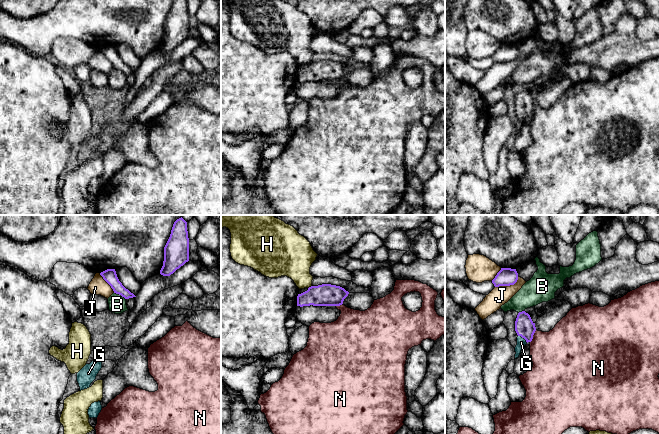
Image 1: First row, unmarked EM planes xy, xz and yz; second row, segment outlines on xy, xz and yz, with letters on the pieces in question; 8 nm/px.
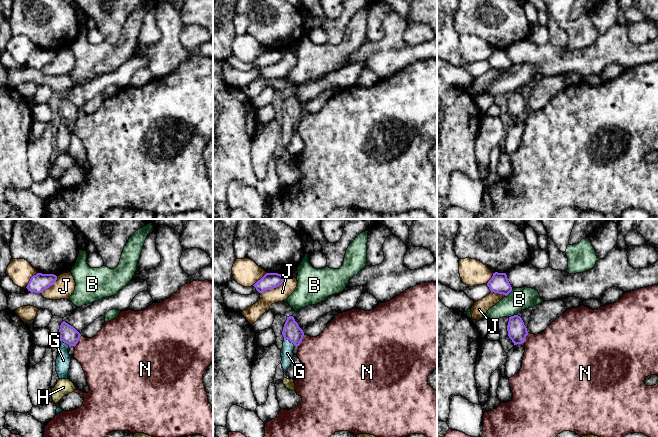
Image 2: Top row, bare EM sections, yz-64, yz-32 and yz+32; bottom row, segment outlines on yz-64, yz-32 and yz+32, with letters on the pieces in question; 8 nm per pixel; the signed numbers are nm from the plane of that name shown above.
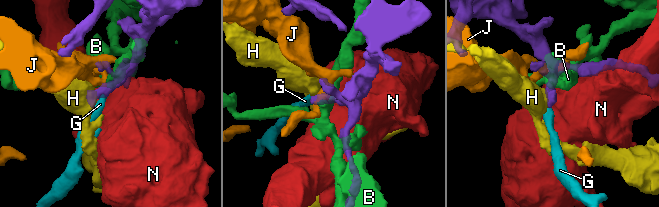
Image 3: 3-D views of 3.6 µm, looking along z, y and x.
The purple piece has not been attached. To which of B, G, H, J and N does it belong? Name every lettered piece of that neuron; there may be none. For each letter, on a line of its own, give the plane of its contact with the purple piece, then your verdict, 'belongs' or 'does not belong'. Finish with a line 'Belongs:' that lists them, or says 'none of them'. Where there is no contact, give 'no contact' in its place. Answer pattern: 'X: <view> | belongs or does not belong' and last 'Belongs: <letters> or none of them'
B: xy | does not belong
G: yz | belongs
H: xz | does not belong
J: yz | does not belong
N: yz | does not belong
Belongs: G

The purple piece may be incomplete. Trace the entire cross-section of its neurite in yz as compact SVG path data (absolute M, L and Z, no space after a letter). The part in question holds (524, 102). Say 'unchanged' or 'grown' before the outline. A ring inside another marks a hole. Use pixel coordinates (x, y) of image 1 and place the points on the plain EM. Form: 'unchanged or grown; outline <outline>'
unchanged; outline M525 87L518 89L515 97L515 107L517 111L524 114L527 119L532 117L536 103L530 91Z

